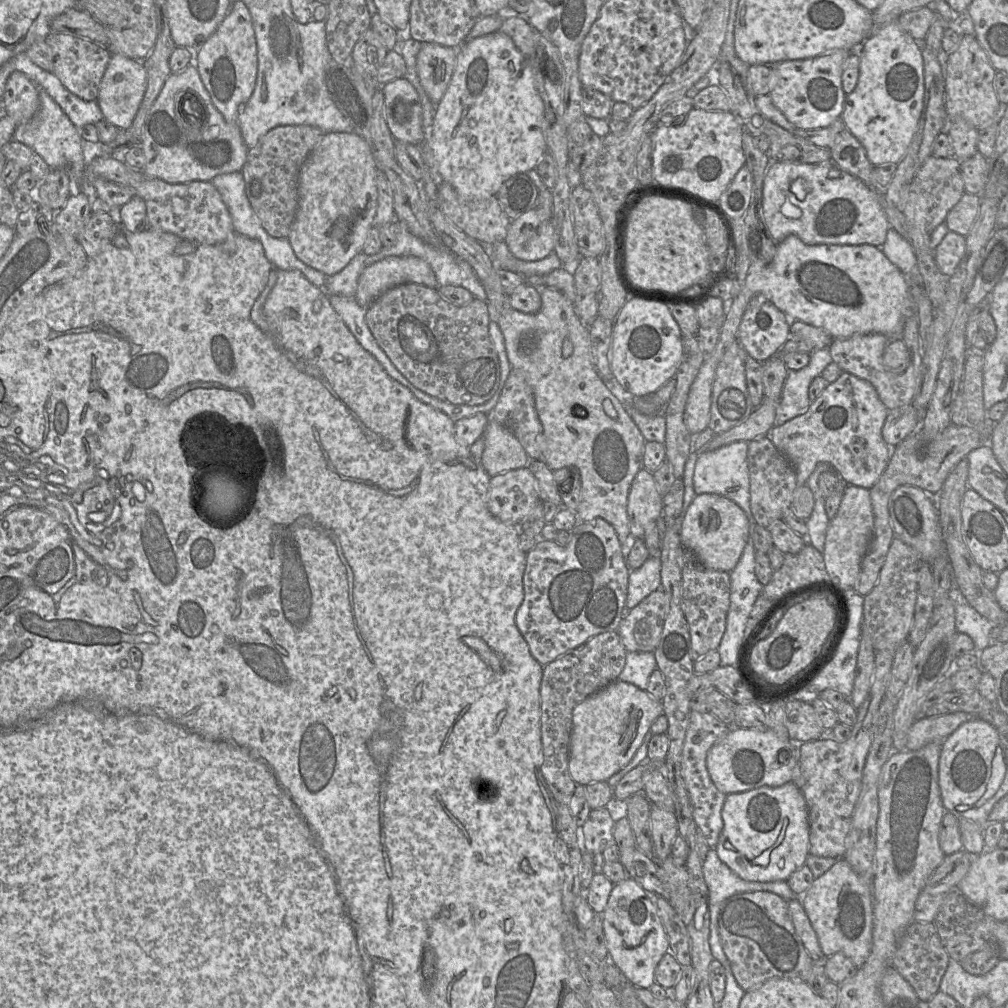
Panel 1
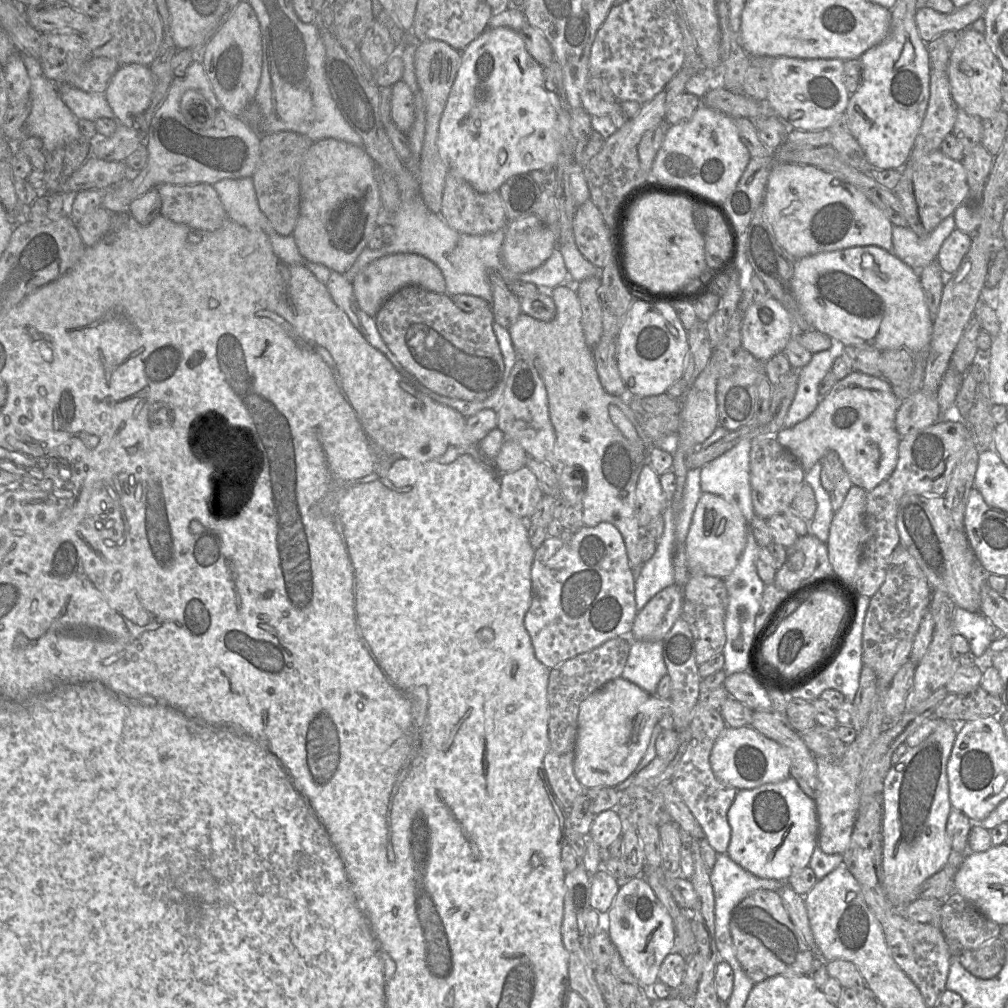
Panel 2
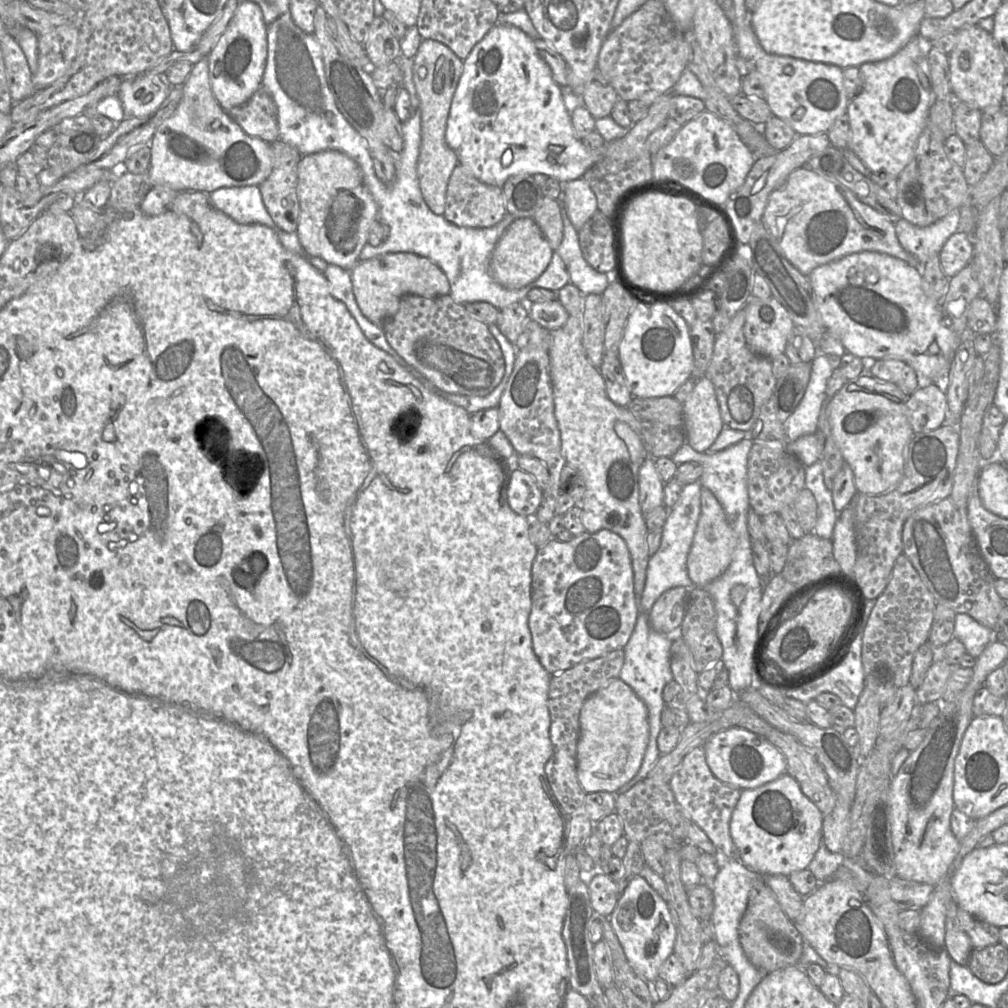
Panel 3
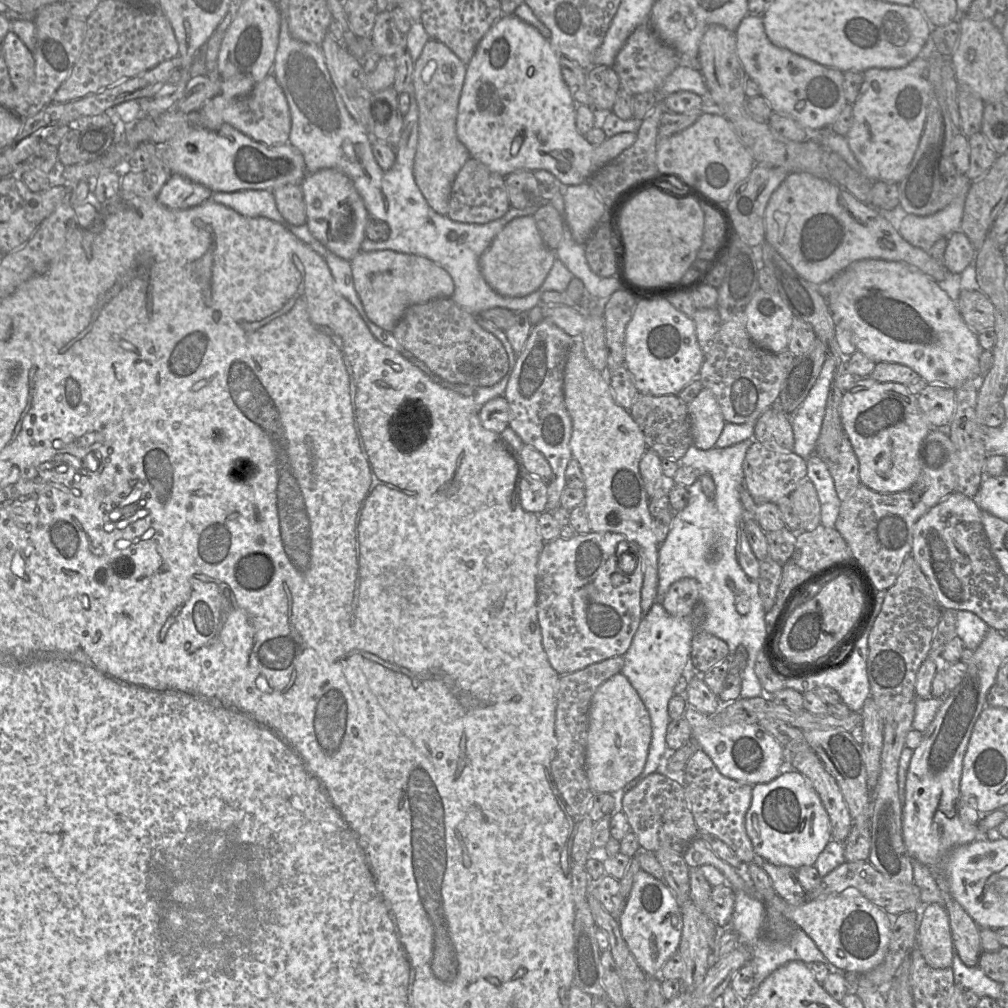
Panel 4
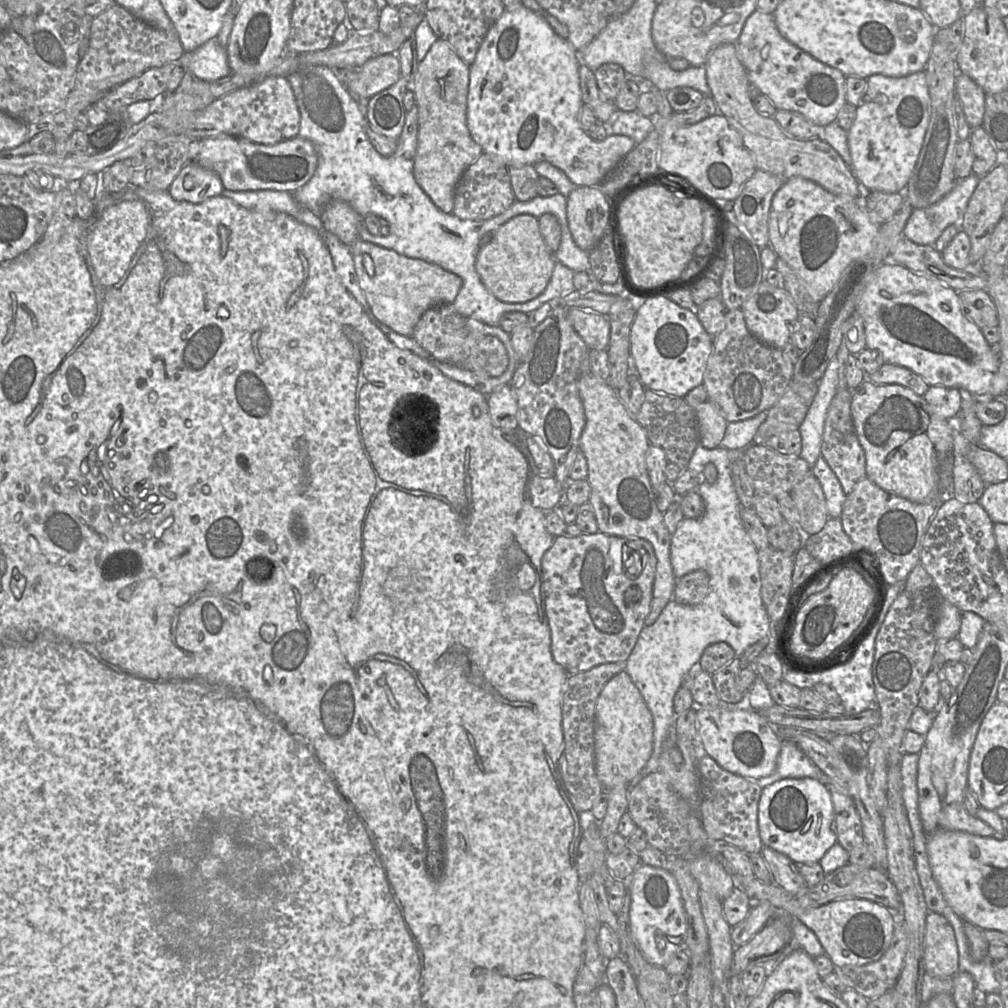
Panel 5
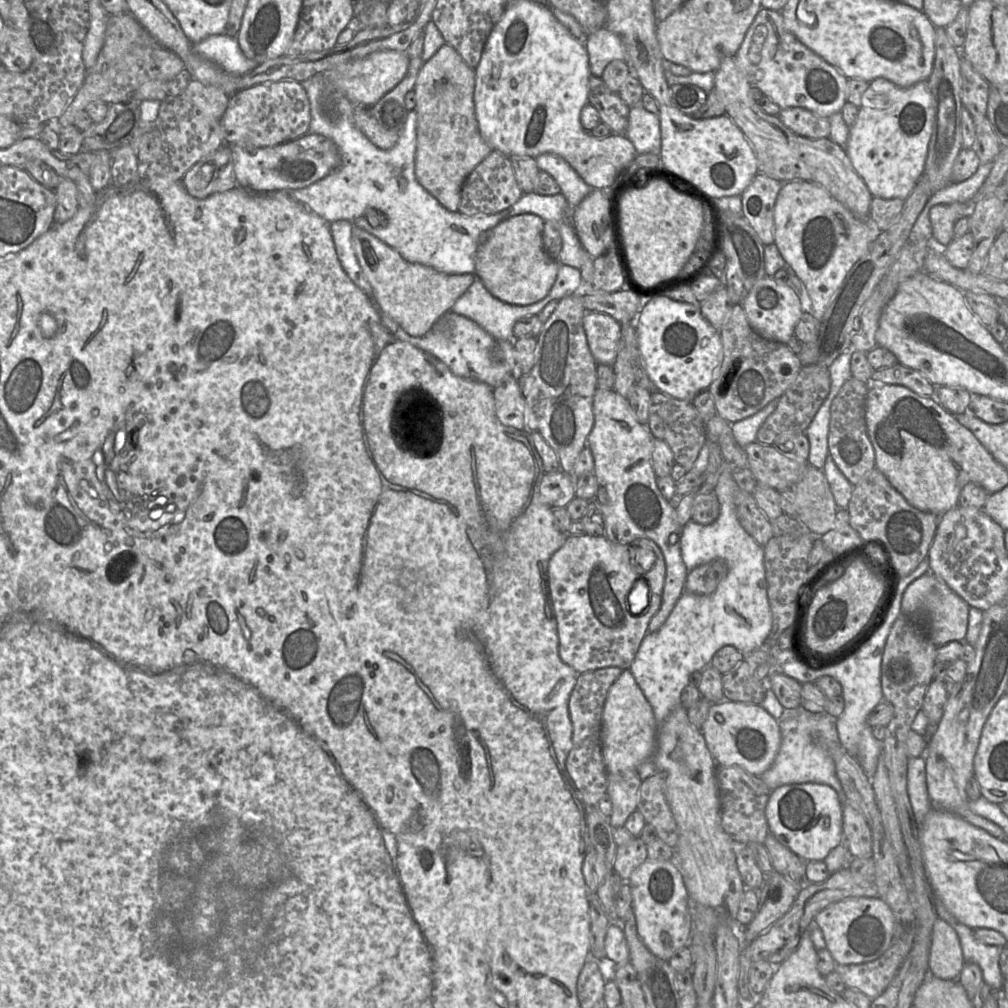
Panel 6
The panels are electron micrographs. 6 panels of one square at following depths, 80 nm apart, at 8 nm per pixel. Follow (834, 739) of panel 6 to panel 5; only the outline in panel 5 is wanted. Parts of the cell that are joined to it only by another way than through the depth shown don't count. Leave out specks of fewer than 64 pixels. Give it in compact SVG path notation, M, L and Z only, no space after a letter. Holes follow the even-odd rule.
M782 741L774 771L768 776L752 781L763 788L785 778L812 778L824 784L827 783L827 777L821 769L791 741Z

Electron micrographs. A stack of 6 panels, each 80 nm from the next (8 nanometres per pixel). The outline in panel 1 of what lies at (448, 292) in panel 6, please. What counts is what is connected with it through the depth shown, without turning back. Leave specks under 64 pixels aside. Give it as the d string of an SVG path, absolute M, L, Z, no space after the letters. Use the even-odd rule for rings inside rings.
M390 256L362 271L355 299L365 308L389 288L408 282L438 288L435 273L426 261L415 256Z

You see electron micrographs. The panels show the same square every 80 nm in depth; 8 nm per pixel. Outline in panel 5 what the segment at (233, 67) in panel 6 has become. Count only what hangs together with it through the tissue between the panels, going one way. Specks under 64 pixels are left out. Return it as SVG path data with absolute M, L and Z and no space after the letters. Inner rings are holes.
M212 38L192 52L185 53L177 66L188 70L195 78L212 82L230 76L226 47Z

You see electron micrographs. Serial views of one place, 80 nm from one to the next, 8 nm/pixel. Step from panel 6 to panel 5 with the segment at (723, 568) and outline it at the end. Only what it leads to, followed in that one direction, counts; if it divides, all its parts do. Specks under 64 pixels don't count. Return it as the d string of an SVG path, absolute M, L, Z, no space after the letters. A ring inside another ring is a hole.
M697 570L676 580L673 599L683 605L697 605L709 592L709 575Z

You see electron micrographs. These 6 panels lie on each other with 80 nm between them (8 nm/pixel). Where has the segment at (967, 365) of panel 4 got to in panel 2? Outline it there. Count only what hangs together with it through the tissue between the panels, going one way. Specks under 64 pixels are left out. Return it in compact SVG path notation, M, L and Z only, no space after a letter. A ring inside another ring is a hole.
M875 245L856 246L841 250L820 252L809 255L794 262L794 271L792 277L792 287L797 302L802 310L802 315L810 326L816 330L829 335L836 342L841 342L845 346L856 346L859 348L874 348L881 352L890 349L903 348L908 350L913 356L918 353L927 351L933 332L933 318L928 309L924 291L921 284L920 273L905 264L902 260L896 257L893 252L888 252L881 247Z

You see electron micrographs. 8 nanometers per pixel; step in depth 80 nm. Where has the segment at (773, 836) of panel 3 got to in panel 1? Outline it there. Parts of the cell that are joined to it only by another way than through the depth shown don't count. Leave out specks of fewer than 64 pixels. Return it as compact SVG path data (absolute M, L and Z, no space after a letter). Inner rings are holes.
M788 782L780 787L767 787L767 786L763 786L757 789L753 789L753 790L749 790L749 791L745 791L745 792L741 792L741 793L732 793L732 794L728 794L725 798L723 807L722 807L722 811L721 811L721 816L722 816L722 820L723 820L723 829L720 833L718 842L715 846L715 848L710 848L710 849L715 849L719 859L726 864L736 875L738 875L740 878L747 880L747 881L753 881L753 882L774 882L774 881L779 881L779 880L785 880L787 881L787 879L790 877L790 875L795 872L796 870L798 870L799 868L801 868L803 865L805 865L806 859L809 855L809 816L808 816L808 807L807 807L807 803L805 801L805 798L801 792L801 790L793 783L793 782Z

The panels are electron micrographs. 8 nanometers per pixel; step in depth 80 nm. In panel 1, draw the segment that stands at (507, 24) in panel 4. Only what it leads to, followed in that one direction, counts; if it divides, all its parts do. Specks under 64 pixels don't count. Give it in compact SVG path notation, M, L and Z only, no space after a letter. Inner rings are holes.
M494 33L466 41L457 49L457 63L454 73L441 101L435 106L435 113L428 135L428 146L437 163L437 171L442 180L450 183L456 192L465 200L485 200L497 195L502 184L512 176L527 173L536 168L542 156L548 151L544 135L544 103L536 88L535 68L531 61L524 57L506 34Z

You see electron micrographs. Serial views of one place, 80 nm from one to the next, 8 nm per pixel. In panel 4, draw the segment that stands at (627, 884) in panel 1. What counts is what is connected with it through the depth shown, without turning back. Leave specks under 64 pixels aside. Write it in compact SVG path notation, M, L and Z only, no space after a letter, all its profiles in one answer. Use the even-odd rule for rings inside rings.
M640 869L634 876L626 906L618 919L624 940L640 968L649 977L656 977L664 963L678 950L682 934L682 915L675 894L662 879Z

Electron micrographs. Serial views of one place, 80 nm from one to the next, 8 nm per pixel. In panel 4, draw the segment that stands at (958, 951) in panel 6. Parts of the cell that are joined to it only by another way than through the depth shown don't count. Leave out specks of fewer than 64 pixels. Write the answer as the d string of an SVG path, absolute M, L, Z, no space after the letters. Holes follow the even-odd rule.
M942 904L922 905L919 911L917 948L932 968L952 967L954 947L949 917Z

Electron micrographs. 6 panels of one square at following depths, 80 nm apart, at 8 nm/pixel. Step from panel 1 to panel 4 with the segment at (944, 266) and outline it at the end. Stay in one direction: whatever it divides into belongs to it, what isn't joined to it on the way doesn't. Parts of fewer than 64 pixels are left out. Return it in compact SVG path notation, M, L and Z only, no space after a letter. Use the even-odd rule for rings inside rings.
M962 230L955 231L948 237L943 264L950 273L961 275L974 262L976 252L967 235Z

